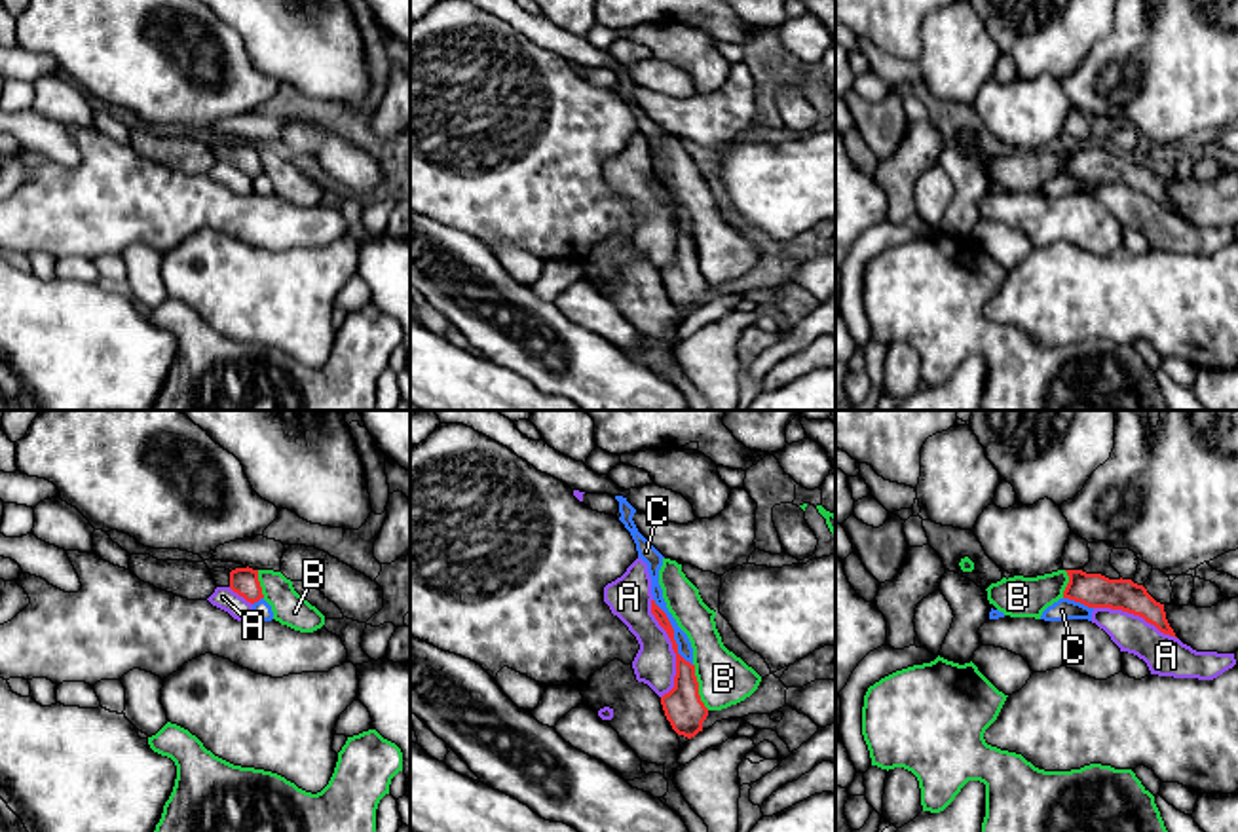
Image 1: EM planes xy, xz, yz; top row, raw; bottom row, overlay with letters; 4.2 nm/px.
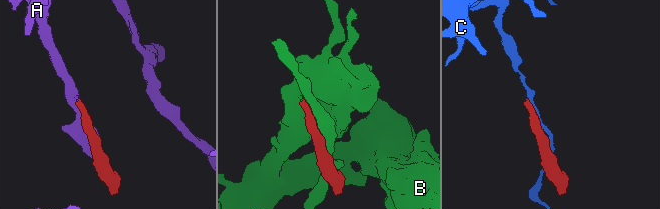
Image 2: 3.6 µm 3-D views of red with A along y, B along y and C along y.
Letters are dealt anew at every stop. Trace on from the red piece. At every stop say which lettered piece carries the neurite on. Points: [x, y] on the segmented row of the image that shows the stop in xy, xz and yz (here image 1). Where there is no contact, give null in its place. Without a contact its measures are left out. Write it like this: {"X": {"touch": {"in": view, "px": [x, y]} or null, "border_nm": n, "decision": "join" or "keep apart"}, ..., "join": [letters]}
{"A": {"touch": {"in": "xz", "px": [673, 648]}, "border_nm": 420, "decision": "keep apart"}, "B": {"touch": {"in": "xz", "px": [697, 686]}, "border_nm": 220, "decision": "keep apart"}, "C": {"touch": {"in": "xz", "px": [673, 633]}, "border_nm": 340, "decision": "keep apart"}, "join": []}

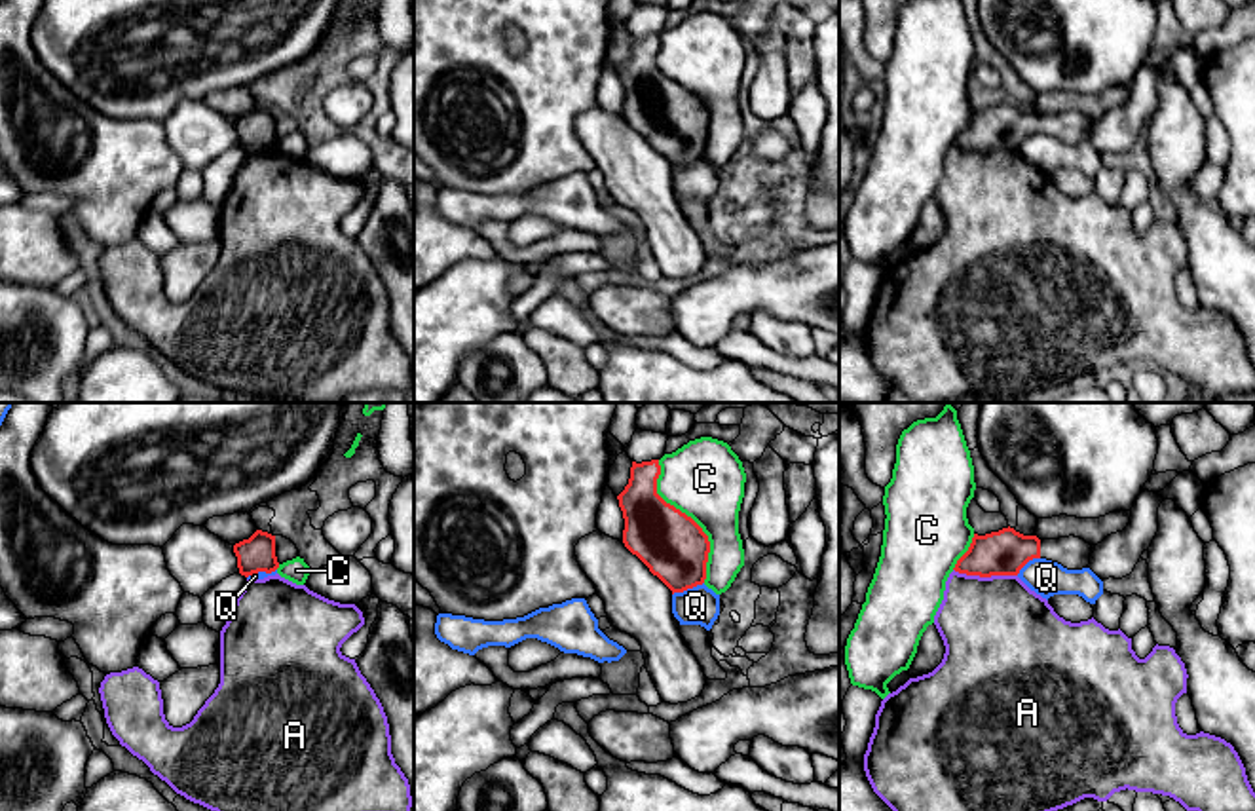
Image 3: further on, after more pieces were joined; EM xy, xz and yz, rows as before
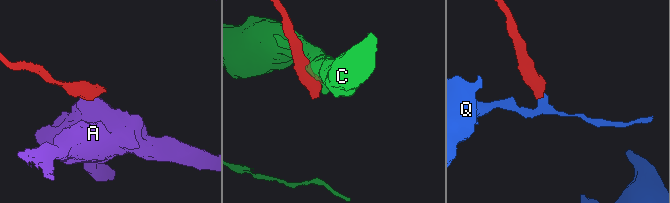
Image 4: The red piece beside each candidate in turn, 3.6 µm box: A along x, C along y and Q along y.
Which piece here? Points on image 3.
{"A": {"touch": {"in": "yz", "px": [986, 576]}, "border_nm": 280, "decision": "keep apart"}, "C": {"touch": {"in": "xz", "px": [690, 517]}, "border_nm": 550, "decision": "keep apart"}, "Q": {"touch": {"in": "xz", "px": [688, 587]}, "border_nm": 150, "decision": "keep apart"}, "join": []}

